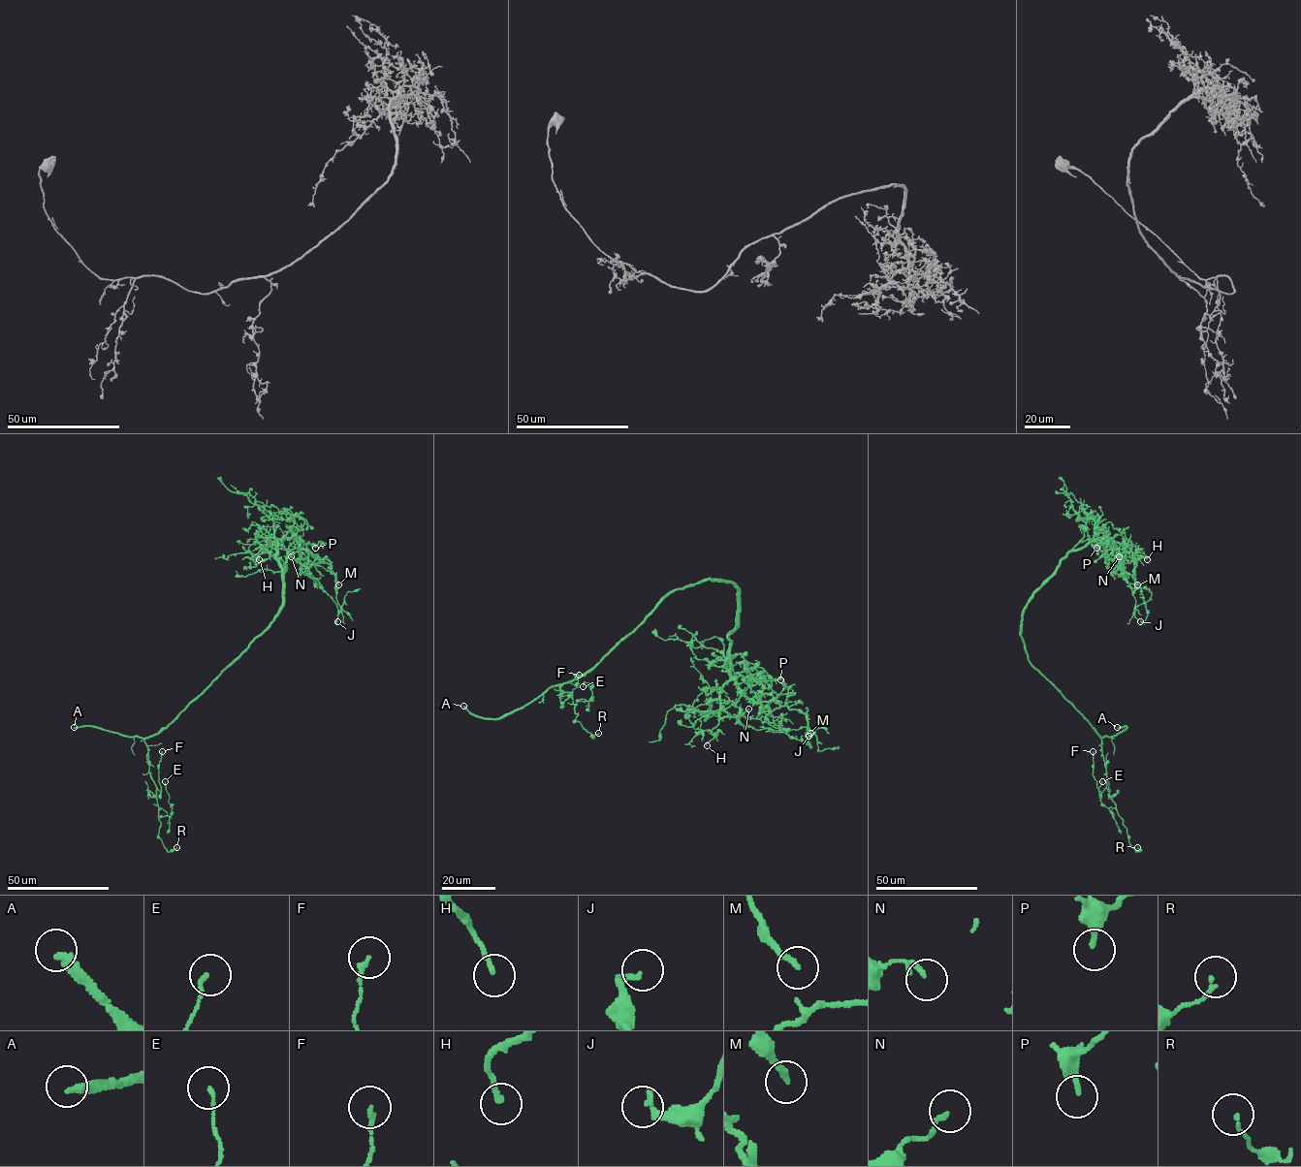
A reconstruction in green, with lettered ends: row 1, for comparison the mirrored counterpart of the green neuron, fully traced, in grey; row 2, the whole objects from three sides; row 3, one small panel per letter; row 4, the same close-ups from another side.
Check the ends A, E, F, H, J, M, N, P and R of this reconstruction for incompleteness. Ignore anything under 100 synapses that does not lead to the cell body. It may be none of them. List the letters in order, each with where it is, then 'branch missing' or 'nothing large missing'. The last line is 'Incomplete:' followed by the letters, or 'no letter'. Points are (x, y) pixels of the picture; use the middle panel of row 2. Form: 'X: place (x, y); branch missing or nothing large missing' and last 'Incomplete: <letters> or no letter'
A: place (463, 706); branch missing
E: place (583, 686); nothing large missing
F: place (579, 675); nothing large missing
H: place (707, 745); nothing large missing
J: place (809, 736); nothing large missing
M: place (810, 733); nothing large missing
N: place (748, 709); nothing large missing
P: place (780, 679); nothing large missing
R: place (598, 733); nothing large missing
Incomplete: A

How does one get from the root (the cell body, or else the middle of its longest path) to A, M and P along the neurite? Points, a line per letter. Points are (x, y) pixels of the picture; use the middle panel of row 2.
A: (698, 583), (672, 590), (593, 668), (550, 686), (523, 707), (486, 718), (463, 706)
M: (698, 583), (737, 588), (719, 716), (810, 733)
P: (698, 583), (737, 588), (728, 640), (738, 689), (749, 698), (767, 687), (786, 694), (780, 679)

